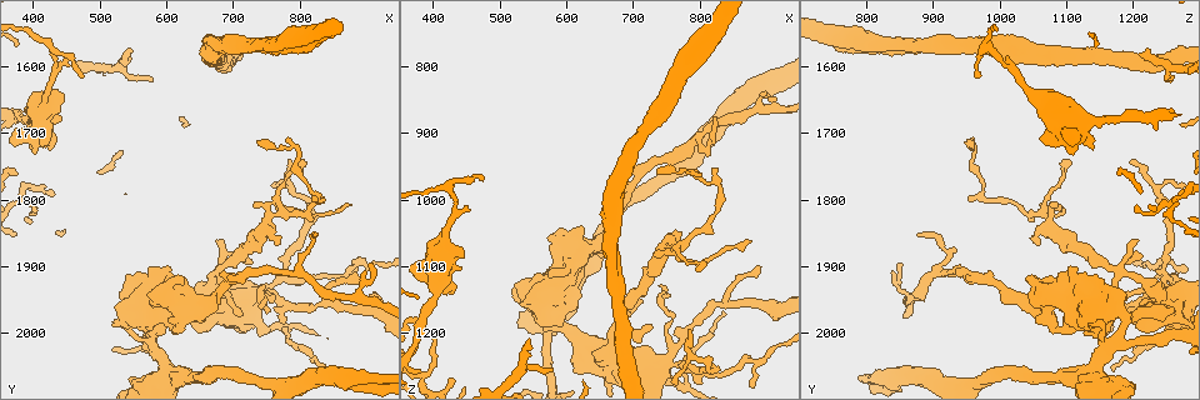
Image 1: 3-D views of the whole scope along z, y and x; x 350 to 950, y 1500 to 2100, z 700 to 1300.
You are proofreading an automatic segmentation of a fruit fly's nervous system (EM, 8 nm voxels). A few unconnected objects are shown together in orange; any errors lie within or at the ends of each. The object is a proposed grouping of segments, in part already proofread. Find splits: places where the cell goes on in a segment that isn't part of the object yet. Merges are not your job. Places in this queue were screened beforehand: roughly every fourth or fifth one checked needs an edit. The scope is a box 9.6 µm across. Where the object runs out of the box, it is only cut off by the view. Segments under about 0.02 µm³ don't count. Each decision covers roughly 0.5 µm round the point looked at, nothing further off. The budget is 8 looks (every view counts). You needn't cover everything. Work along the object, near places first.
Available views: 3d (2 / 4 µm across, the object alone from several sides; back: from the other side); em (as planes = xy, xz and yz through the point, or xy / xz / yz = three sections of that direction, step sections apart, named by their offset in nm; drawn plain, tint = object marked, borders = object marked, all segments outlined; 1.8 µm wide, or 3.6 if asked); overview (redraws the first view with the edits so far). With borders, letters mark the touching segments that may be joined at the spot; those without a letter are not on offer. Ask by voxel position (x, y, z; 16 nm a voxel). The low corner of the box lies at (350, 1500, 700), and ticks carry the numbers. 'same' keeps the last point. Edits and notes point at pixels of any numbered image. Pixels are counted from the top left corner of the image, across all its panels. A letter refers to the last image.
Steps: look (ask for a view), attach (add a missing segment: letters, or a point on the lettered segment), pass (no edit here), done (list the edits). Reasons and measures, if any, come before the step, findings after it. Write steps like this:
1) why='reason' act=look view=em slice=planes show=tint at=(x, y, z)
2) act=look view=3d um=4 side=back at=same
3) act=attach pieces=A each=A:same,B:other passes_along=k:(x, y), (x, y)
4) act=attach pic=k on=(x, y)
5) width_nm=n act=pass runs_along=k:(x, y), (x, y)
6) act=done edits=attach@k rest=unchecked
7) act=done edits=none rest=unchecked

why='branch stops here' act=look view=3d um=2 at=(420, 1725, 1140)

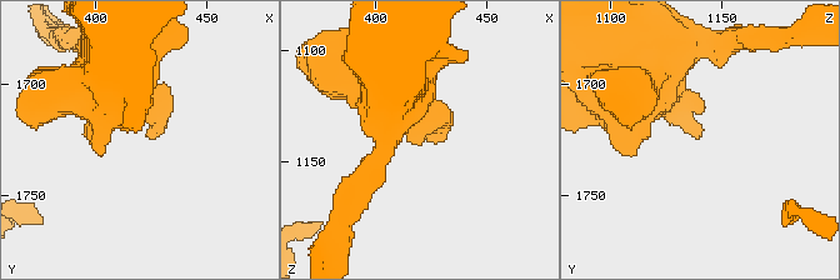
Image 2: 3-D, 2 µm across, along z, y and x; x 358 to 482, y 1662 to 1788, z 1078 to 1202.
why='now the EM' act=look view=em slice=planes show=borders at=(424, 1724, 1140)

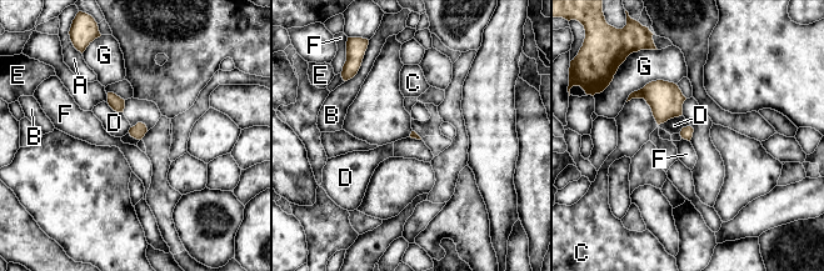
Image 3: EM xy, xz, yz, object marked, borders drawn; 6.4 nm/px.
act=pass each=A:other,B:other,C:other,D:other,E:other,F:other,G:other border=3:(682, 137), (689, 141) found='none of them fits'

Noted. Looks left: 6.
why='an open end' act=look view=em slice=planes show=borders at=(575, 1620, 1255)

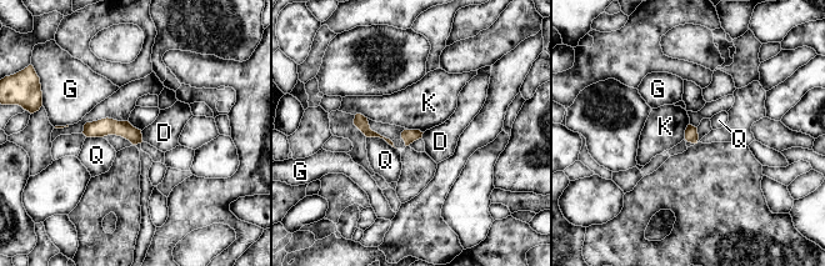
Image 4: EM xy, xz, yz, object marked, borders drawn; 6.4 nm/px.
act=pass each=D:other,G:other,K:other,Q:other runs_along=4:(86, 128), (121, 128), (139, 139) found='no lettered segment goes on from it'

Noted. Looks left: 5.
act=look view=em slice=yz step=4 show=borders at=(835, 2055, 1175)

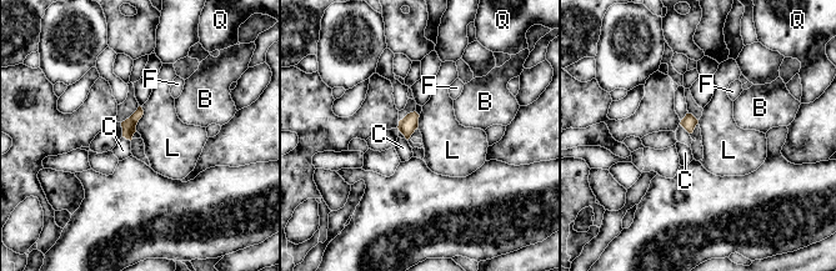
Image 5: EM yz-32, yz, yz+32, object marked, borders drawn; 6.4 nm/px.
act=attach pieces=C each=B:other,C:same,F:other,L:other,Q:other passes_along=5:(129, 126), (126, 139), (123, 150) found='it goes on there'

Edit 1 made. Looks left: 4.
act=done edits=attach@5 rest=unchecked

